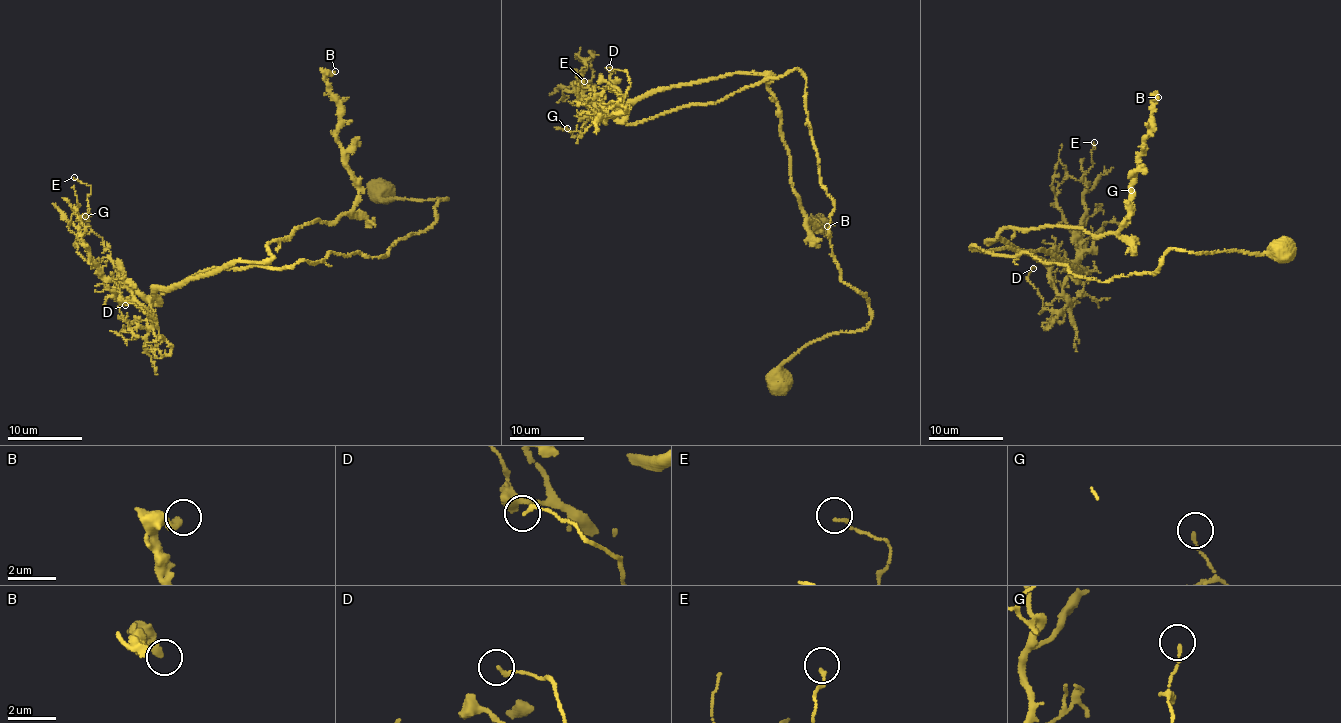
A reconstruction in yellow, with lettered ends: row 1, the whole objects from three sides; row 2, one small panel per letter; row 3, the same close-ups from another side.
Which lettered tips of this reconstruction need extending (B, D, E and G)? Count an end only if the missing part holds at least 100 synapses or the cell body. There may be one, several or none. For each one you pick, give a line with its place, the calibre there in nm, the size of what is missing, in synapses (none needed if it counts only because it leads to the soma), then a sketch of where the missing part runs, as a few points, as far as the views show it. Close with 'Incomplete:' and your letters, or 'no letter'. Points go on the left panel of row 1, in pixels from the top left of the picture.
Incomplete: no letter

